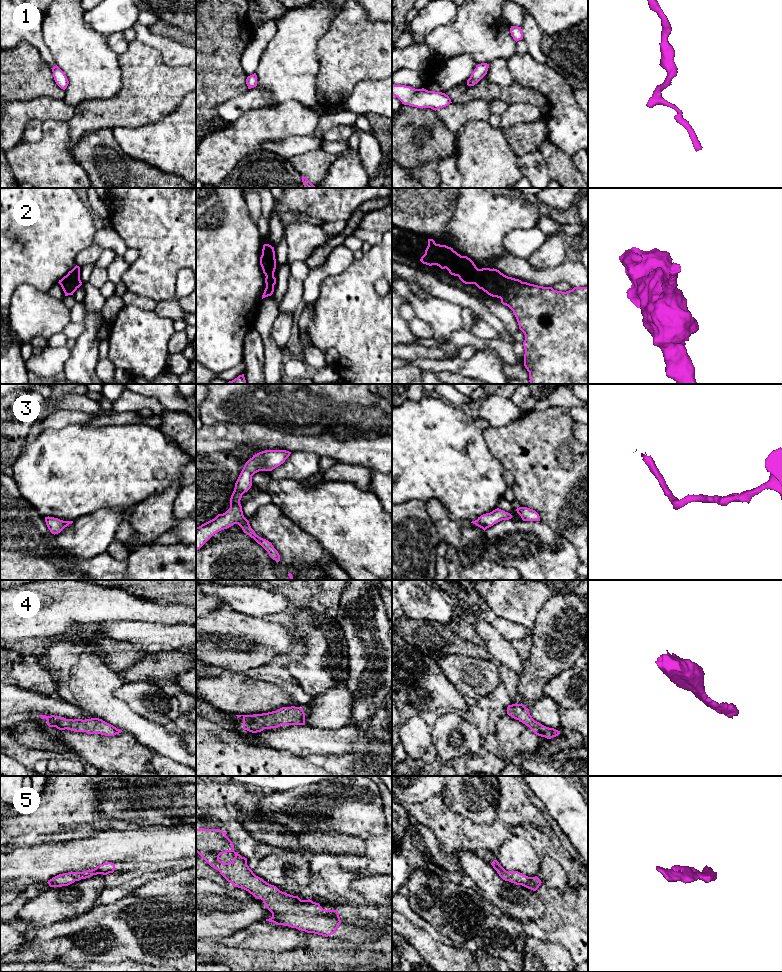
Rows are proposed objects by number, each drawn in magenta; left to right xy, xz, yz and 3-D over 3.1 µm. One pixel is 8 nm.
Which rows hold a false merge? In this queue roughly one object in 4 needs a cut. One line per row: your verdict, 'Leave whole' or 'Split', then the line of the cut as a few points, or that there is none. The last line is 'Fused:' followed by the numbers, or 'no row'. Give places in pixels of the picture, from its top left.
1: Leave whole. No split
2: Leave whole. No split
3: Leave whole. No split
4: Leave whole. No split
5: Leave whole. No split
Fused: no row

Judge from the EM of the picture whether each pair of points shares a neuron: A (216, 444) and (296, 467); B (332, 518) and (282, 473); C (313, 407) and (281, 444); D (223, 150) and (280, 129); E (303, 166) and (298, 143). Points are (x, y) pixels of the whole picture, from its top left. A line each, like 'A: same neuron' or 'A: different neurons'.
A: different neurons
B: different neurons
C: different neurons
D: same neuron
E: different neurons

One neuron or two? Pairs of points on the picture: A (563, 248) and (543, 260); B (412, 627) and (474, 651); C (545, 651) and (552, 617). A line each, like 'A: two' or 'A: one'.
A: one
B: one
C: one

